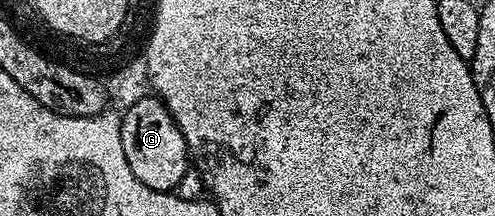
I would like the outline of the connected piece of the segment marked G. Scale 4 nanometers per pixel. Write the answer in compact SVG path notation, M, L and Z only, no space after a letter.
M151 93L126 108L121 119L121 145L125 145L125 161L129 161L133 177L141 185L149 185L149 189L174 192L189 166L187 142L181 129L163 100Z

